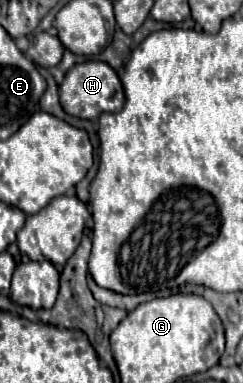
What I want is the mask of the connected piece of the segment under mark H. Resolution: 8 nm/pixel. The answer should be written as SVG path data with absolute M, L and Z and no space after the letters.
M86 61L86 63L78 63L74 65L62 85L60 85L60 105L66 113L80 117L80 119L98 119L100 113L104 111L122 111L124 105L124 89L122 83L116 75L116 71L102 61Z

